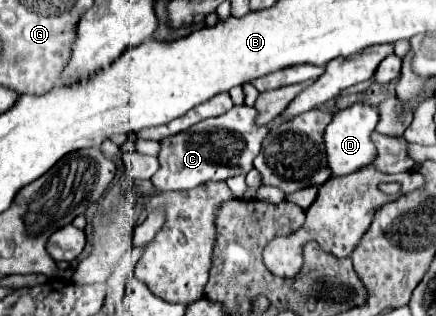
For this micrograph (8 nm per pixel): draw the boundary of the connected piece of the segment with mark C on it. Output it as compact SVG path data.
M235 105L219 117L205 119L183 133L163 139L159 151L161 167L151 177L151 183L159 191L171 191L197 187L207 181L225 181L235 175L247 175L253 169L253 159L261 151L261 143L267 133L267 125L257 125L257 109Z

